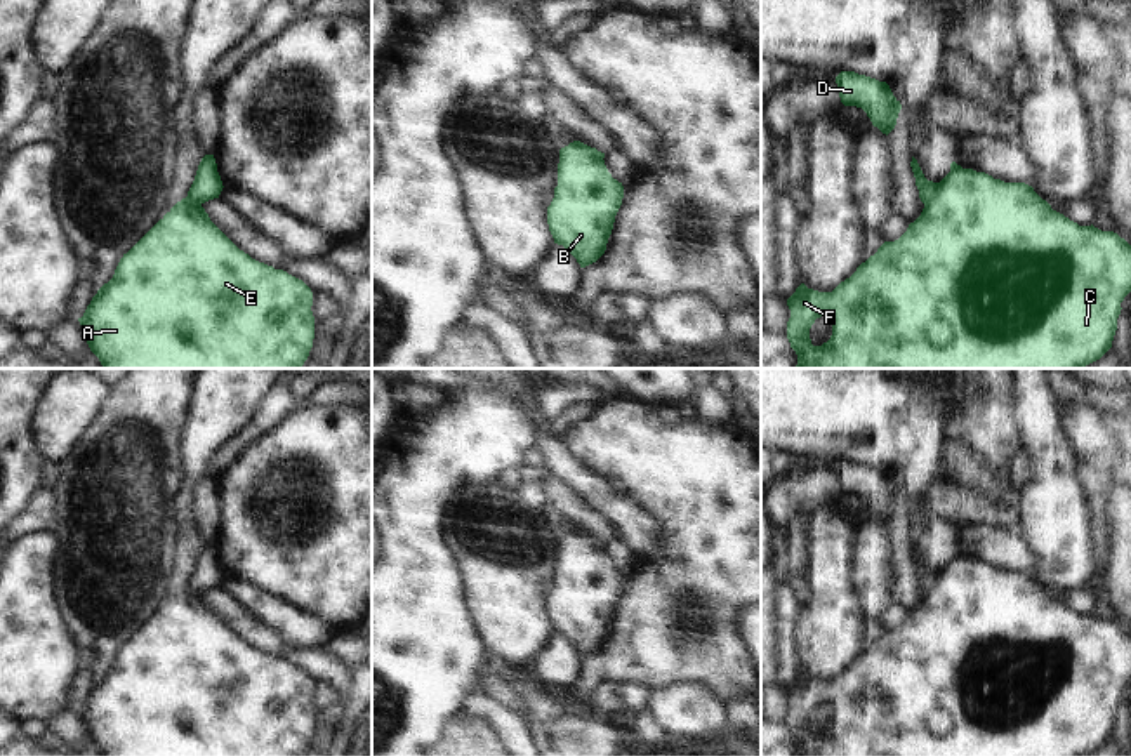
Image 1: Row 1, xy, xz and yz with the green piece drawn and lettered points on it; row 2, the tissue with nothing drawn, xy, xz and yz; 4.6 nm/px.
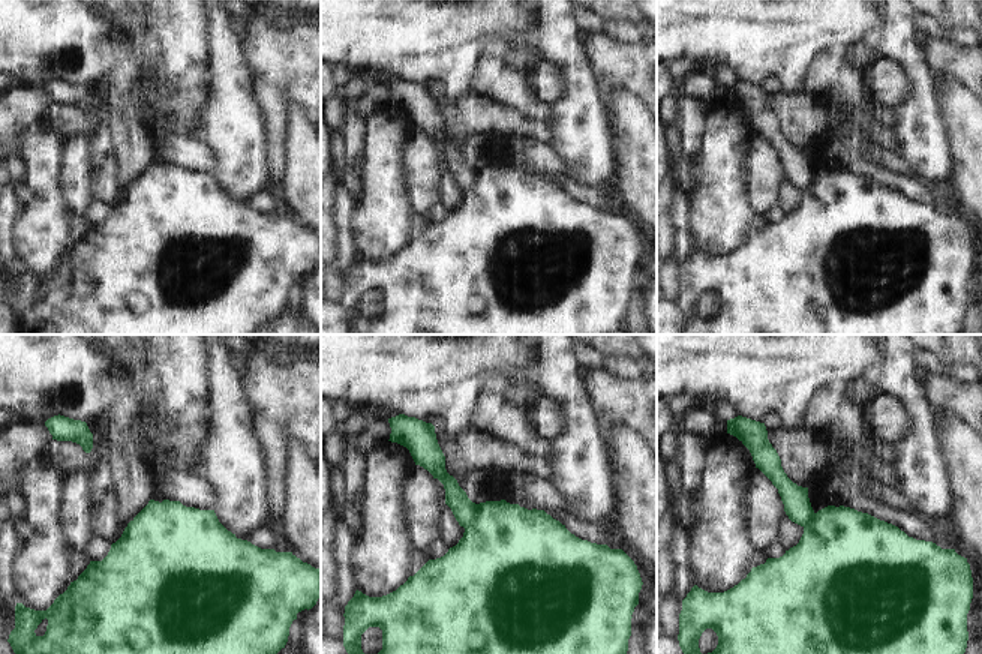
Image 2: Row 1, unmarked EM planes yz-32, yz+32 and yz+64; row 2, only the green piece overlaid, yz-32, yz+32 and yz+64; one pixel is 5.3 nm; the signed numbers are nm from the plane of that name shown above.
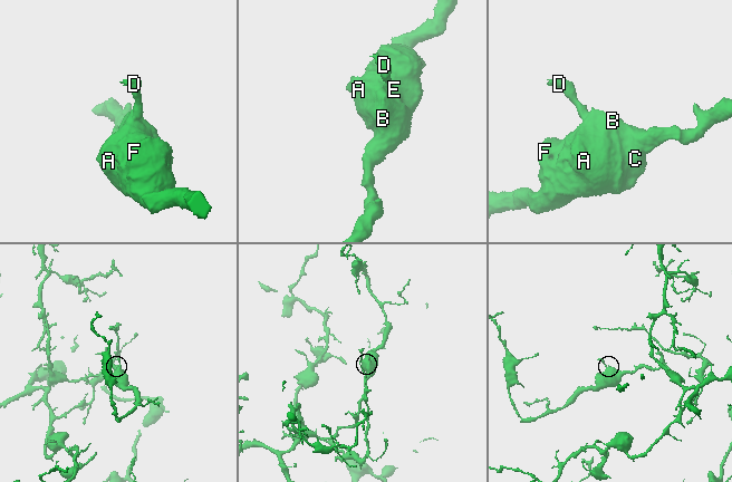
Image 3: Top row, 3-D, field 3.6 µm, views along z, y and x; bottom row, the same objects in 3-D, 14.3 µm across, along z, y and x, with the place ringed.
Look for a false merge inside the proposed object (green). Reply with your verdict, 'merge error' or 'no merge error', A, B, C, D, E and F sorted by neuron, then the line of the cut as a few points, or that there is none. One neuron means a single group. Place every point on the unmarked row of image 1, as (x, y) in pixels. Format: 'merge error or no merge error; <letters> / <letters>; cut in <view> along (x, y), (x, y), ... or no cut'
merge error; A B C E F / D; cut in yz along (939, 572), (937, 583), (925, 593)

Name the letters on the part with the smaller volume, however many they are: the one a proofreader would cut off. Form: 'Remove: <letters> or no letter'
Remove: D

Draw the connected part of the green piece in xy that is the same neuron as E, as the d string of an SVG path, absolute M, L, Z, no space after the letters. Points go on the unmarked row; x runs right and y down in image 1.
M188 586L177 591L123 647L113 667L92 686L78 707L90 740L103 756L302 756L314 728L313 681L299 667L274 659L240 640L208 607L202 593Z

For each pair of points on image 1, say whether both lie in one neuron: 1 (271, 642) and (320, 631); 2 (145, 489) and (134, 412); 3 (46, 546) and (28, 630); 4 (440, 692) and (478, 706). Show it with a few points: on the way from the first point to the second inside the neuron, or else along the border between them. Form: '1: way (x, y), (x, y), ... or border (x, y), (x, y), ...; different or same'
1: border (247, 616), (261, 621), (289, 647); different
2: way (134, 470), (134, 431); same
3: way (28, 567), (28, 609); same
4: border (482, 690), (475, 690), (461, 709); different

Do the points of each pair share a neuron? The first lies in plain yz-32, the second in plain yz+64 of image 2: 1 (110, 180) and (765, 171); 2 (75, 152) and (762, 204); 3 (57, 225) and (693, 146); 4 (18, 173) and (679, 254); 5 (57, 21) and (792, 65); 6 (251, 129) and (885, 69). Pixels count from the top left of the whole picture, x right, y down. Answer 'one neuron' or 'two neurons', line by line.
1: two neurons
2: one neuron
3: two neurons
4: one neuron
5: one neuron
6: two neurons

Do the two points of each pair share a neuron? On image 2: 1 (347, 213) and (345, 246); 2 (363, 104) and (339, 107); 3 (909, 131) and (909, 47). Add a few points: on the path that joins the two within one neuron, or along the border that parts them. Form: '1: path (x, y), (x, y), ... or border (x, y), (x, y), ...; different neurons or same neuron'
1: path (345, 221), (345, 239); same neuron
2: path (357, 104), (345, 105); same neuron
3: path (919, 110), (919, 74), (916, 68); same neuron

